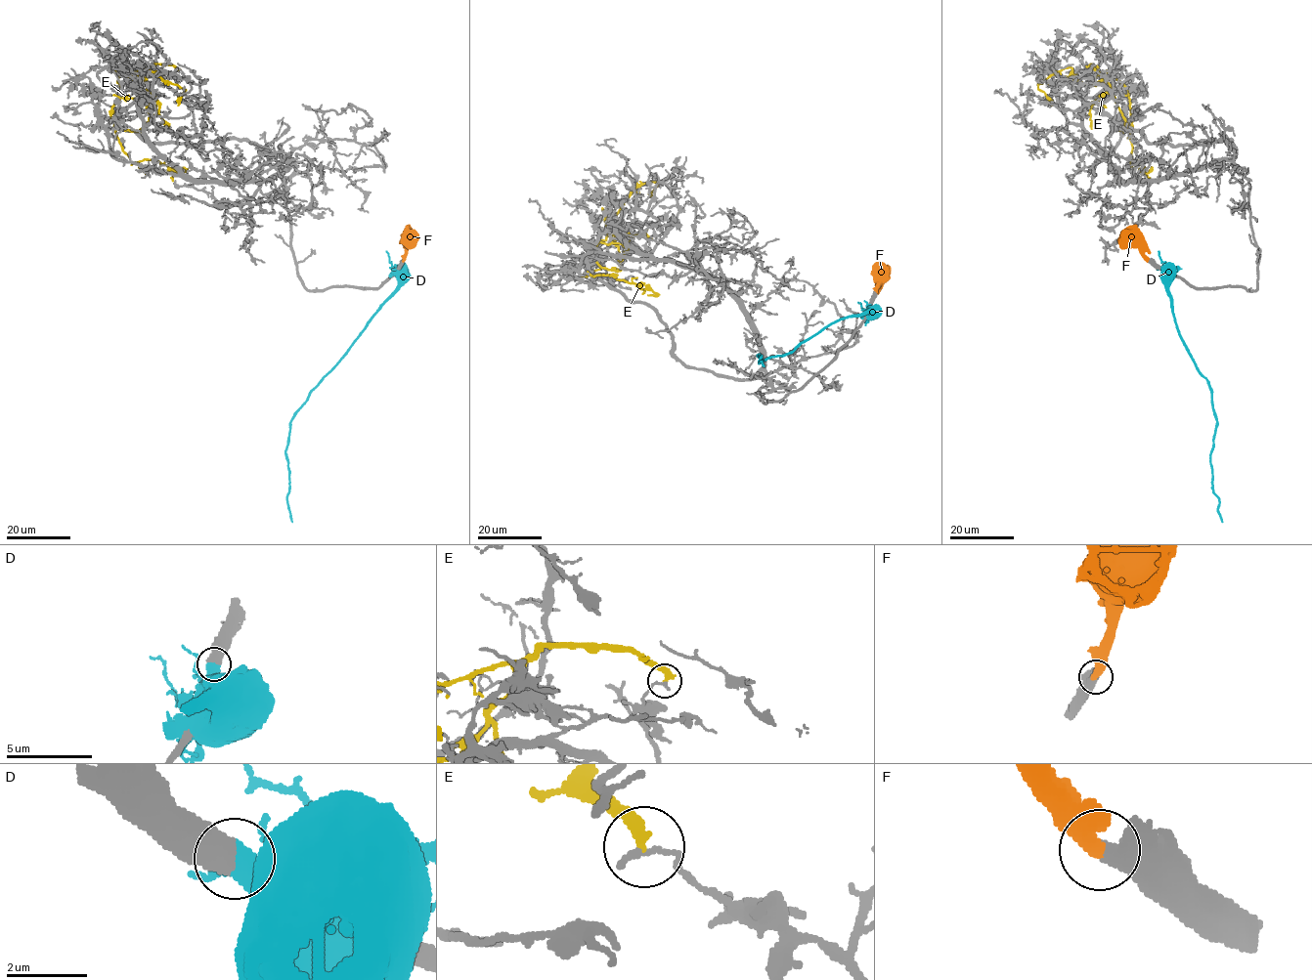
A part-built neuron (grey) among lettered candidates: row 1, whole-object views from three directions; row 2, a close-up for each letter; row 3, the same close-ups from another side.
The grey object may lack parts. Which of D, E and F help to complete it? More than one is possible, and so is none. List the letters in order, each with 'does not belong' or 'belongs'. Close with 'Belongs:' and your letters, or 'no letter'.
D: does not belong
E: does not belong
F: belongs
Belongs: F

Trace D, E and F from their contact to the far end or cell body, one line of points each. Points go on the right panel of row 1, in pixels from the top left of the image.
D: (1159, 268), (1180, 338), (1211, 393), (1216, 419), (1210, 458), (1212, 492), (1219, 498), (1217, 511), (1222, 522)
E: (1095, 70), (1090, 63), (1097, 76), (1112, 76), (1127, 89), (1131, 162), (1137, 160), (1146, 173), (1151, 166)
F: (1148, 261), (1141, 248), (1122, 230)

